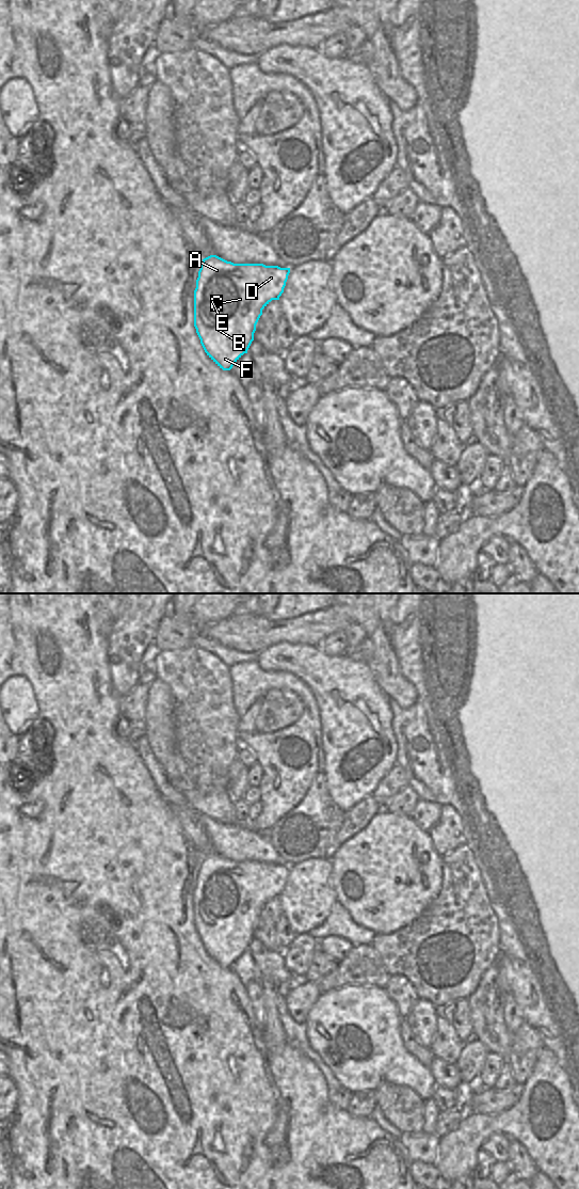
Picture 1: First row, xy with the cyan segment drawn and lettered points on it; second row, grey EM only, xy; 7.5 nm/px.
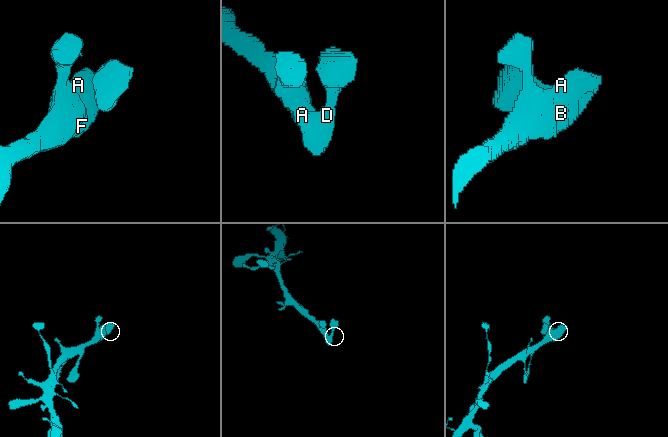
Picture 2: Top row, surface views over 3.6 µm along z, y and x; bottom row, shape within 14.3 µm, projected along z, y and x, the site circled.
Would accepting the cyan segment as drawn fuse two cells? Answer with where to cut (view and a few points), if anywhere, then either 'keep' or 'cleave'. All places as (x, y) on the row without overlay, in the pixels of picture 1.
no cut; keep

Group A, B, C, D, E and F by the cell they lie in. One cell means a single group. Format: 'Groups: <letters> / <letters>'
Groups: A B C D E F.

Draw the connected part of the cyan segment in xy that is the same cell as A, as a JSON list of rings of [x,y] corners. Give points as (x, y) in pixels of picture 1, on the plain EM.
[[[216,853],[203,857],[194,888],[194,924],[207,953],[223,968],[230,968],[254,938],[256,922],[262,907],[284,890],[290,866],[263,861],[234,861]]]

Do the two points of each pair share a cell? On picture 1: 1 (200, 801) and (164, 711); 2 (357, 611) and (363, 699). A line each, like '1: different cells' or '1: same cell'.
1: same cell
2: different cells

